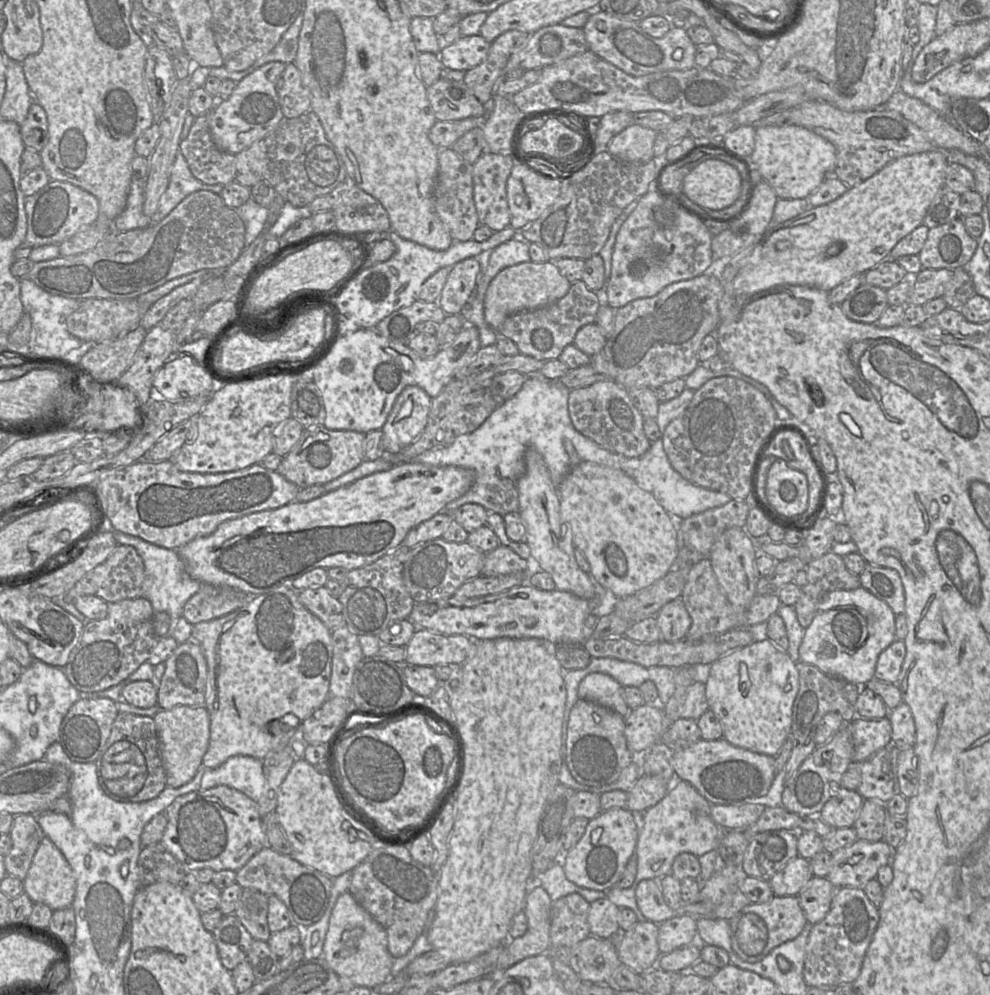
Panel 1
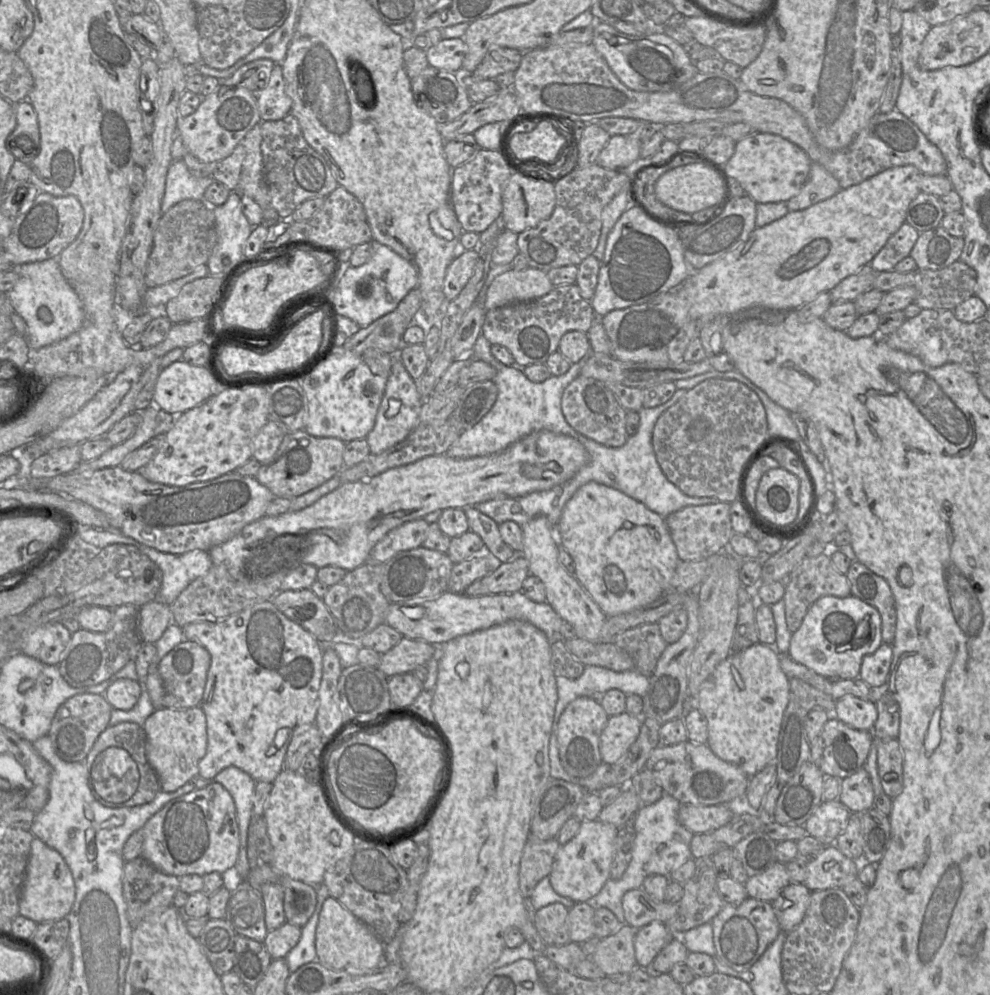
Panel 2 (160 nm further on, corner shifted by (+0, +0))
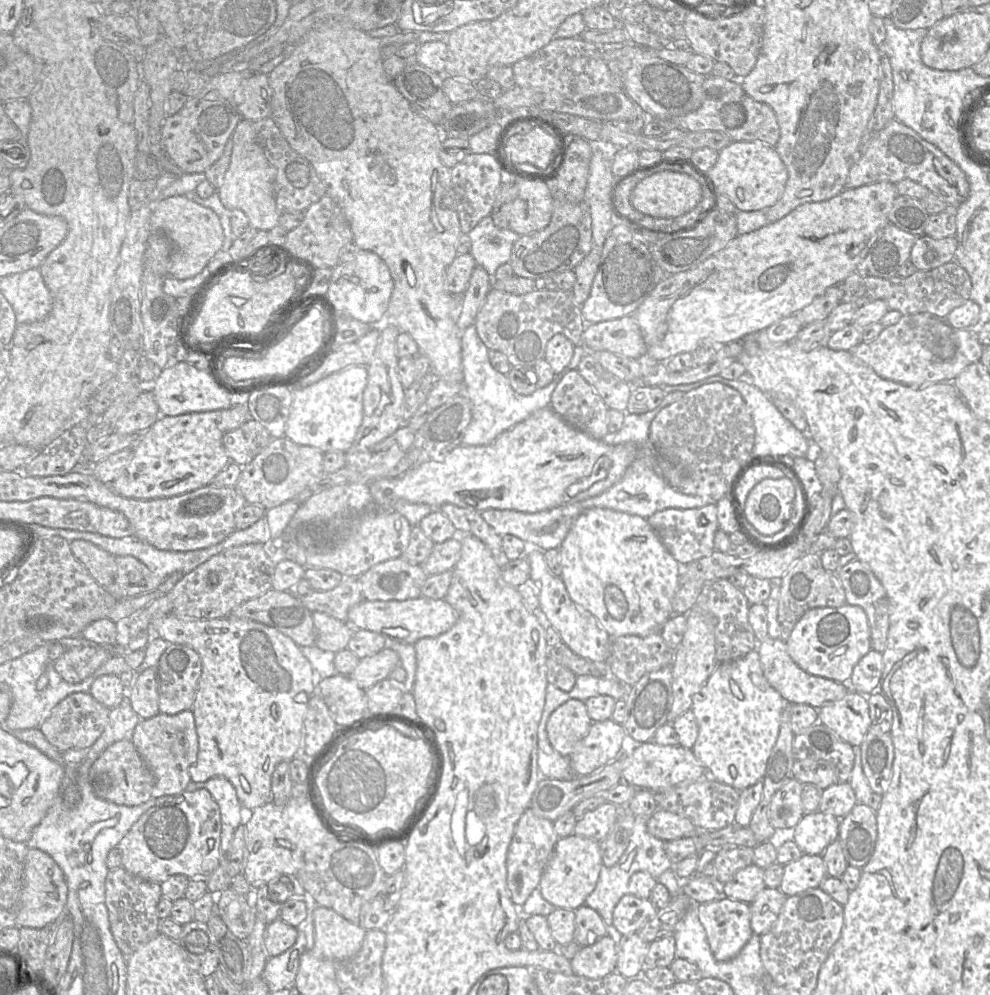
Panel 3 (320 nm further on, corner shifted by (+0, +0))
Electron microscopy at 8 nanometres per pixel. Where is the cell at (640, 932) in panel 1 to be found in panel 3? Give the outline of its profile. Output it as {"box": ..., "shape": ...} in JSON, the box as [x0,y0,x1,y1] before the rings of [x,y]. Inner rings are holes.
{"box":[570,934,617,979],"shape":[[[607,934],[592,946],[580,948],[570,959],[574,975],[600,979],[616,971],[617,935]]]}

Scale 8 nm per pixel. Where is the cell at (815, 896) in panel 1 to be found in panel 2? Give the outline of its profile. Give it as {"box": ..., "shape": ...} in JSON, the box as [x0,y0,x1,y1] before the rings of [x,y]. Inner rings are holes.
{"box":[771,883,811,932],"shape":[[[791,883],[771,901],[781,931],[789,932],[803,920],[809,906],[811,891],[803,883]]]}

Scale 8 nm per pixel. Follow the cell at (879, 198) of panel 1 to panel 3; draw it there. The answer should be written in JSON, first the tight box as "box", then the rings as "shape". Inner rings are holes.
{"box":[632,182,898,362],"shape":[[[881,182],[863,185],[853,189],[844,189],[838,195],[821,202],[809,202],[796,207],[789,214],[773,223],[741,235],[737,235],[729,244],[697,266],[673,275],[667,275],[644,299],[632,314],[634,315],[647,346],[646,355],[654,360],[667,362],[671,357],[682,352],[692,352],[704,339],[711,339],[720,344],[743,341],[747,336],[768,328],[773,323],[793,315],[821,296],[827,288],[843,282],[856,271],[858,265],[866,257],[872,245],[879,238],[881,231],[888,225],[888,215],[894,200],[898,196],[897,183]]]}

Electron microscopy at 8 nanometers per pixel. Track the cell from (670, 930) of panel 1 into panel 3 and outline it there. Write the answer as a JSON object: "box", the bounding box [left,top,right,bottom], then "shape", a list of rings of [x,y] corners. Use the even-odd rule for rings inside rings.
{"box":[616,933,649,979],"shape":[[[637,933],[627,936],[617,936],[617,964],[616,972],[626,979],[635,979],[645,970],[645,957],[649,943],[639,937]]]}

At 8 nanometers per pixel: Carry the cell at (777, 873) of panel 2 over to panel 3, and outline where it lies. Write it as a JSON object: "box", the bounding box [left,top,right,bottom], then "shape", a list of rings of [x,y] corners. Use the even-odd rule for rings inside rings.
{"box":[724,864,764,904],"shape":[[[754,864],[736,872],[734,877],[724,883],[726,898],[750,904],[764,888],[764,869]]]}

